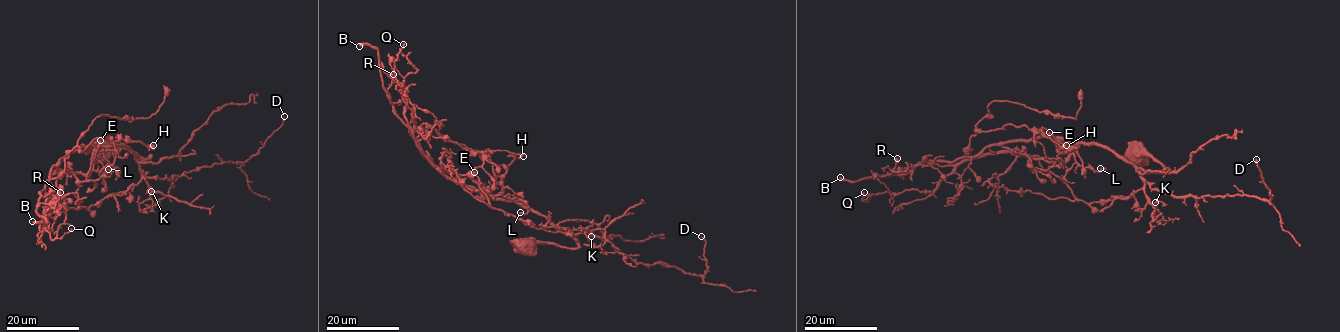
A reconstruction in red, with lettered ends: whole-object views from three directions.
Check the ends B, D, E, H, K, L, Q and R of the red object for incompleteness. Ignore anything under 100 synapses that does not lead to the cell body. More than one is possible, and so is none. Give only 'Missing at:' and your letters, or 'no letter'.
Missing at: B

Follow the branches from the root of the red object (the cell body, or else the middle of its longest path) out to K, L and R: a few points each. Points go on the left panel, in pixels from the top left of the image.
K: (104, 150), (101, 148), (117, 146), (130, 148), (145, 158), (149, 156), (136, 161), (141, 177), (151, 191)
L: (104, 150), (128, 148), (150, 157), (138, 162), (127, 146), (99, 147), (97, 159), (119, 171), (108, 169)
R: (104, 150), (150, 157), (138, 162), (121, 145), (77, 147), (53, 165), (38, 203), (53, 207), (60, 192)

